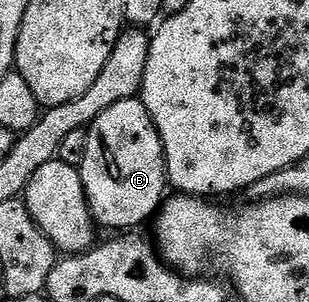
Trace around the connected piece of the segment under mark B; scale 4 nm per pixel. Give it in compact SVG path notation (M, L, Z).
M137 97L118 101L118 105L110 105L110 109L103 111L87 128L87 133L86 157L78 170L93 219L101 228L109 227L112 233L127 232L124 231L127 227L140 227L147 219L149 222L166 198L164 187L169 186L169 181L164 146L144 100Z

